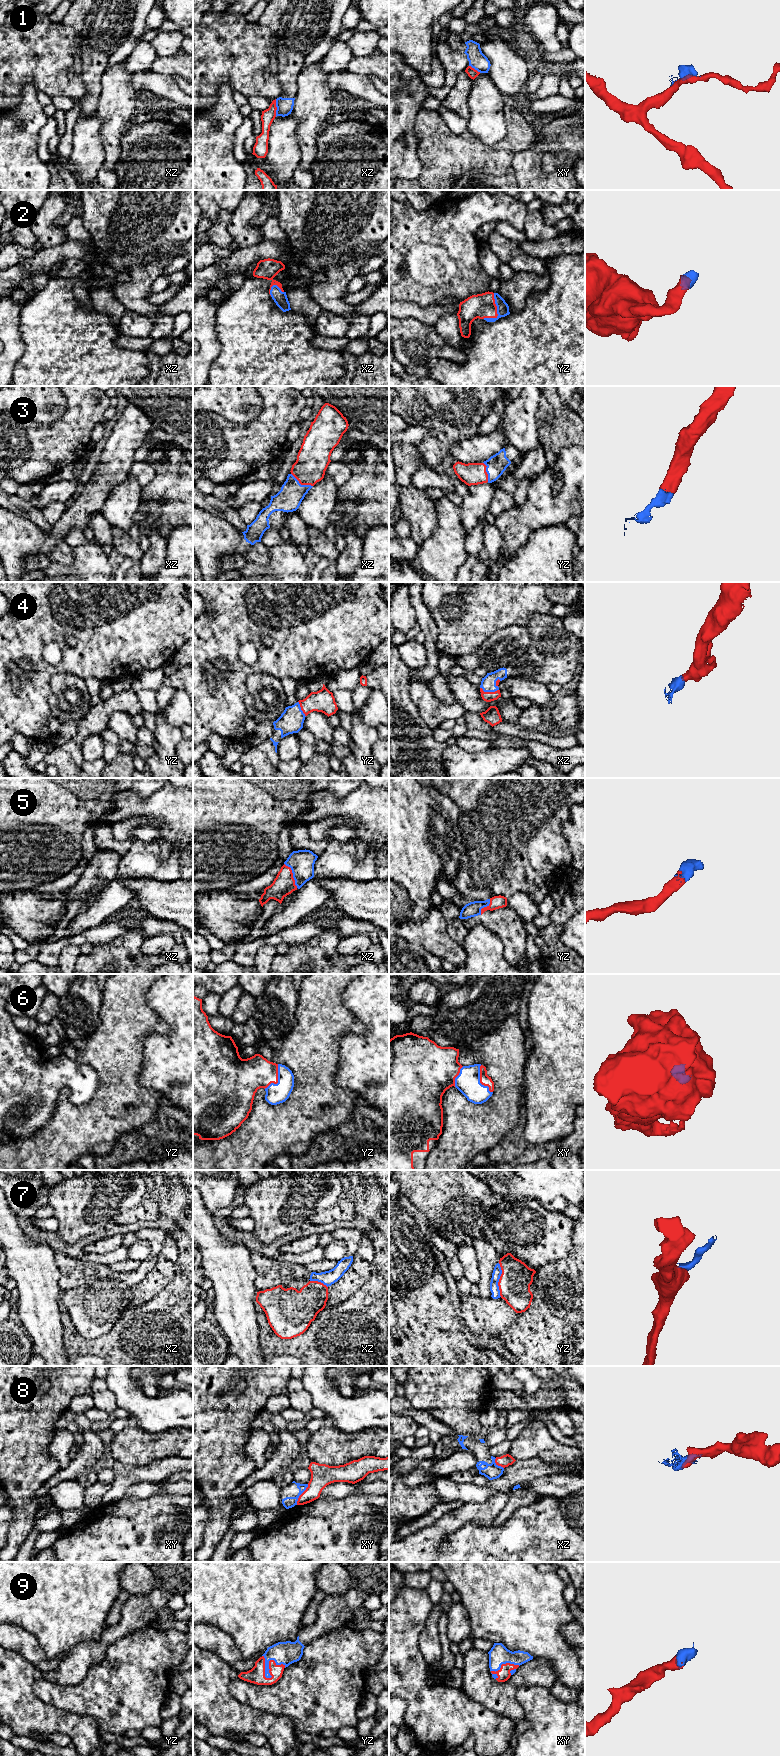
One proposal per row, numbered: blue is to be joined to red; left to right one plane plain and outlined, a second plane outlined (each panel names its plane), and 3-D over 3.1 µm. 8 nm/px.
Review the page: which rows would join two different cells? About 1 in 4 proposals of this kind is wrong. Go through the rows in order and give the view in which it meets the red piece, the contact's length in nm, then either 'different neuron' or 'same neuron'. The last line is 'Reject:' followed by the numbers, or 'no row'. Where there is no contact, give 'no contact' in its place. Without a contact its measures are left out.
1: contact in xz; length 140 nm; different neuron
2: contact in yz; length 220 nm; same neuron
3: contact in xz; length 200 nm; same neuron
4: contact in xz; length 150 nm; same neuron
5: contact in xz; length 220 nm; same neuron
6: contact in xy; length 240 nm; same neuron
7: contact in yz; length 280 nm; different neuron
8: contact in xy; length 190 nm; different neuron
9: contact in yz; length 220 nm; same neuron
Reject: 1, 7, 8

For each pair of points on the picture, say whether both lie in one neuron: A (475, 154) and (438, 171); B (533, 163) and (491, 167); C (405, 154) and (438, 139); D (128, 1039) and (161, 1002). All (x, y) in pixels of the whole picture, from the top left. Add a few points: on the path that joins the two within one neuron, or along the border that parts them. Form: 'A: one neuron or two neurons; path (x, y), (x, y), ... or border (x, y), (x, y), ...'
A: one neuron; path (466, 155), (455, 155), (447, 162)
B: two neurons; border (527, 148), (519, 151), (513, 157), (512, 173)
C: two neurons; border (413, 125), (421, 171)
D: two neurons; border (149, 988), (147, 1003), (169, 1028)

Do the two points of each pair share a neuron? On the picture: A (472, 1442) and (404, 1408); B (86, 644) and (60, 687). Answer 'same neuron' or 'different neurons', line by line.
A: same neuron
B: different neurons

